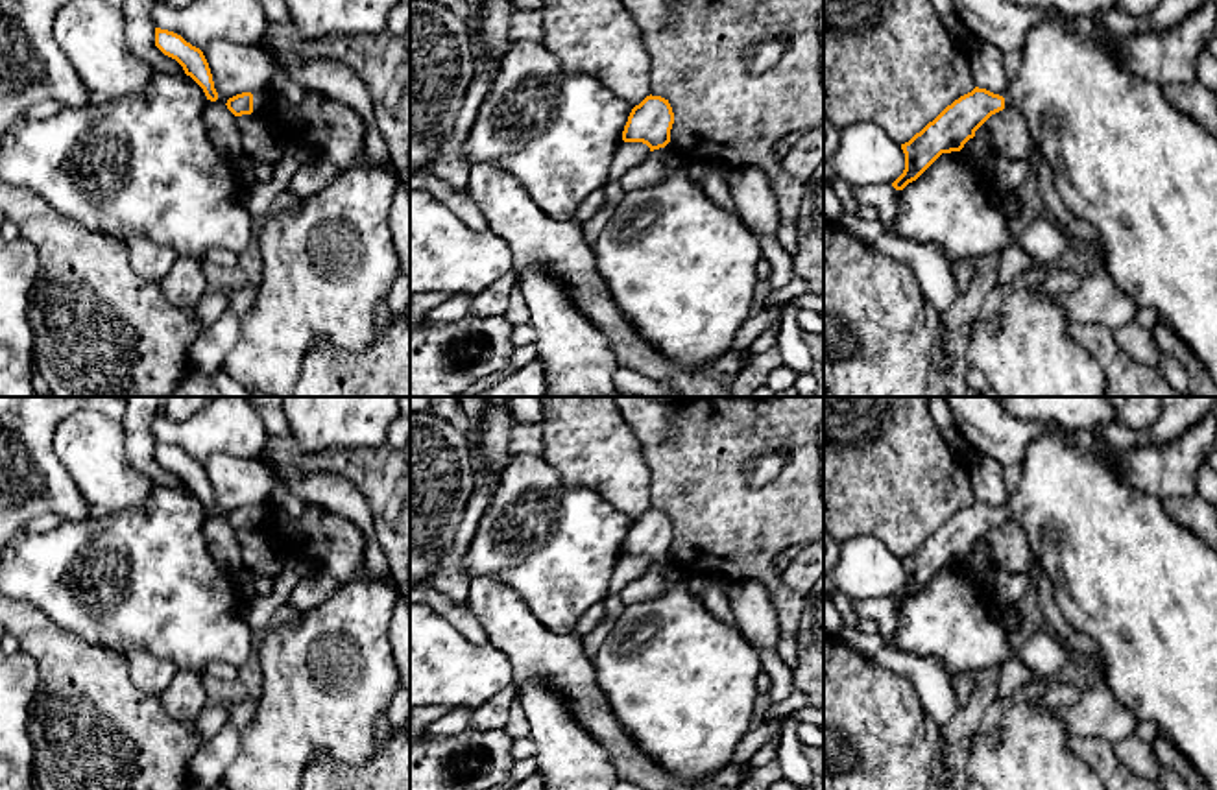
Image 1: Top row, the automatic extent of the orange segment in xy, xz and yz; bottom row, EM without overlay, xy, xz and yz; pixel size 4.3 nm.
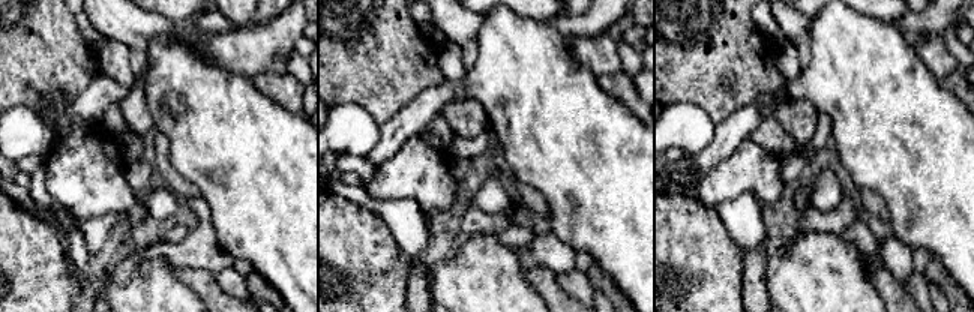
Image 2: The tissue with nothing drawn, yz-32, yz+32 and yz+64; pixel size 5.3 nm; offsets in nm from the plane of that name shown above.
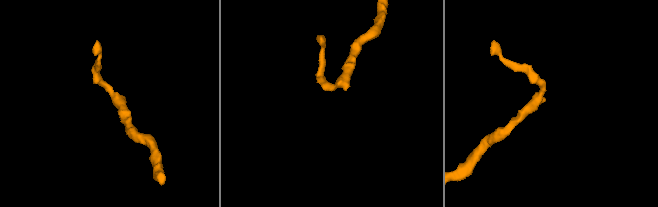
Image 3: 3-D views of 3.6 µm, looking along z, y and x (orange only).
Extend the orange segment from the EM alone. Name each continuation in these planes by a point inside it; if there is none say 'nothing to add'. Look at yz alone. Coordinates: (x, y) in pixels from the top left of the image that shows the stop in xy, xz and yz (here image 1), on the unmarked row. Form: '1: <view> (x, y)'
1: yz (1144, 587)

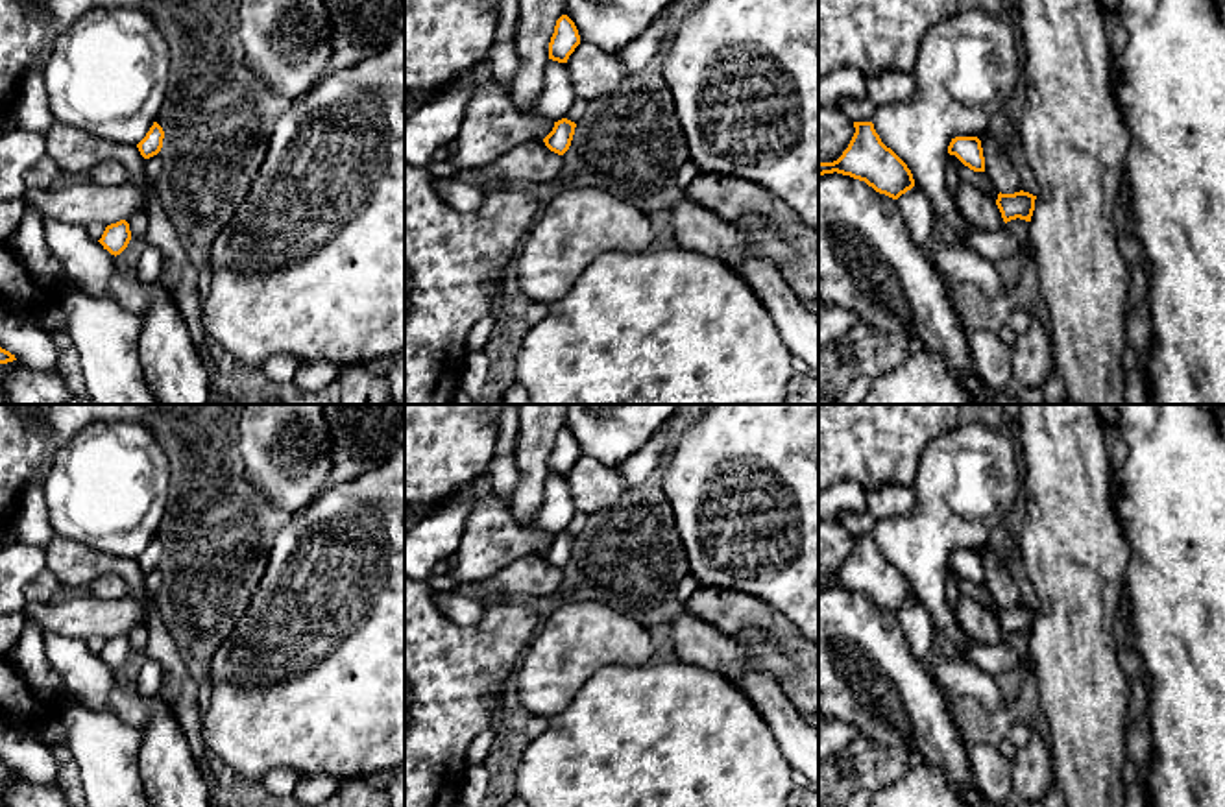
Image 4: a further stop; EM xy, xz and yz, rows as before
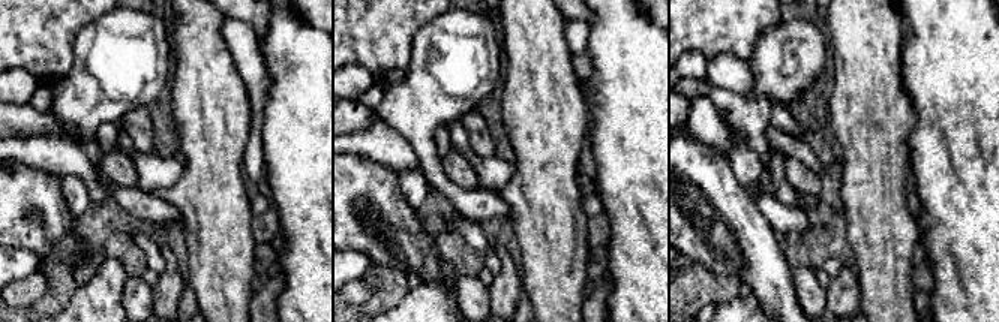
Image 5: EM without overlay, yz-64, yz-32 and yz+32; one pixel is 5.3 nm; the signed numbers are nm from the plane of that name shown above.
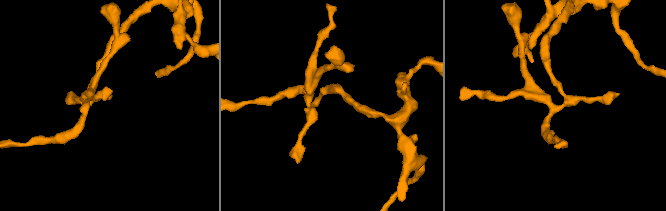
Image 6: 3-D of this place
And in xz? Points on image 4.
nothing to add

